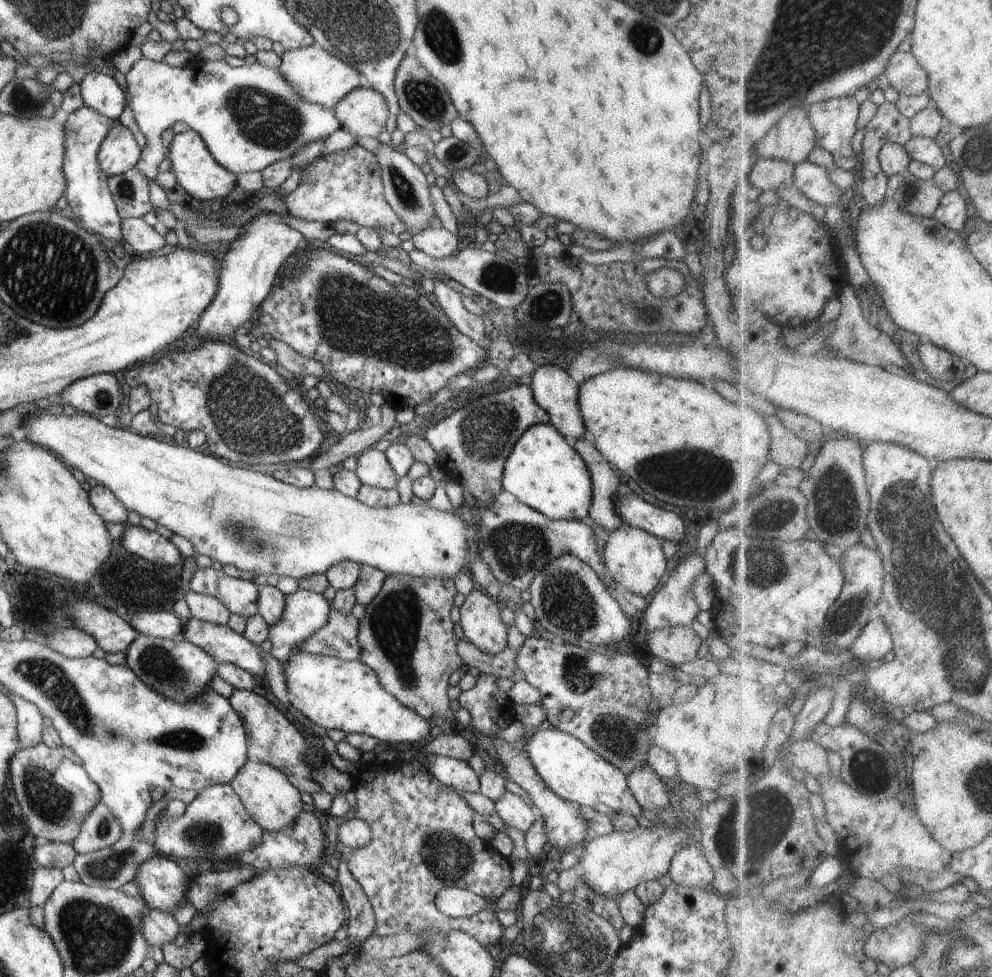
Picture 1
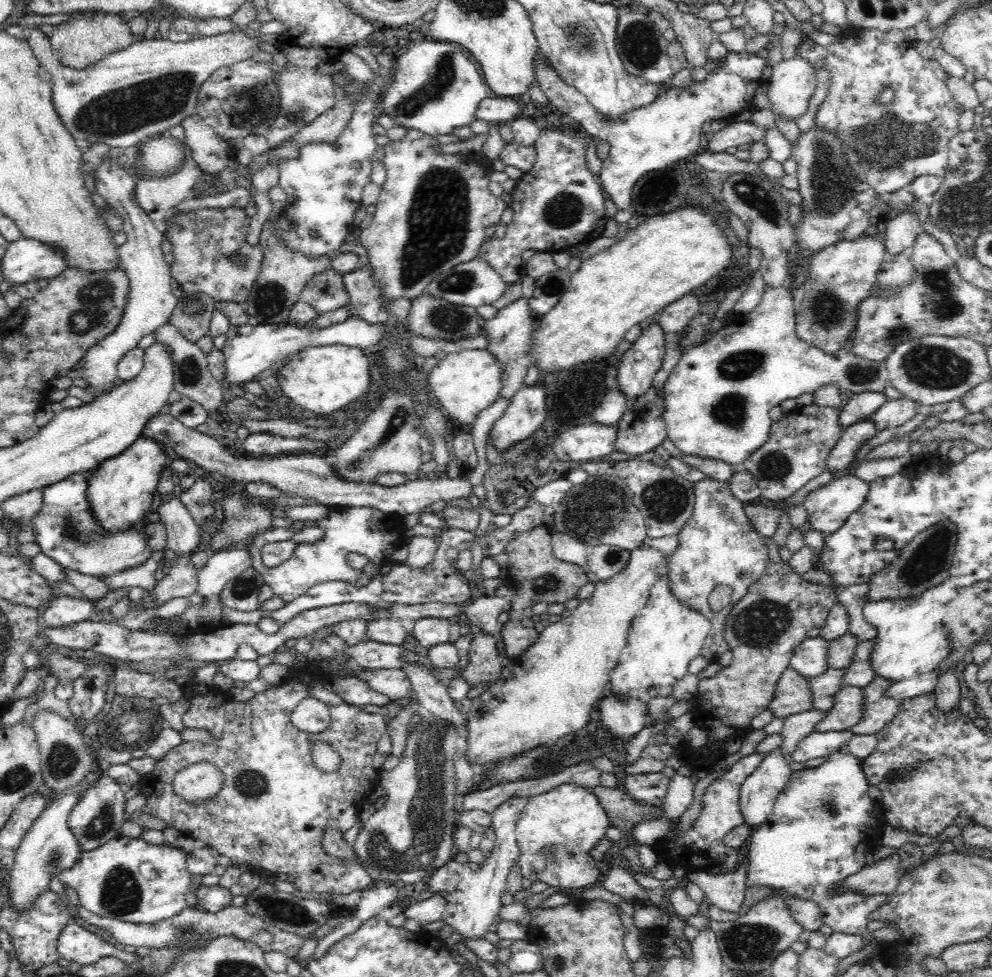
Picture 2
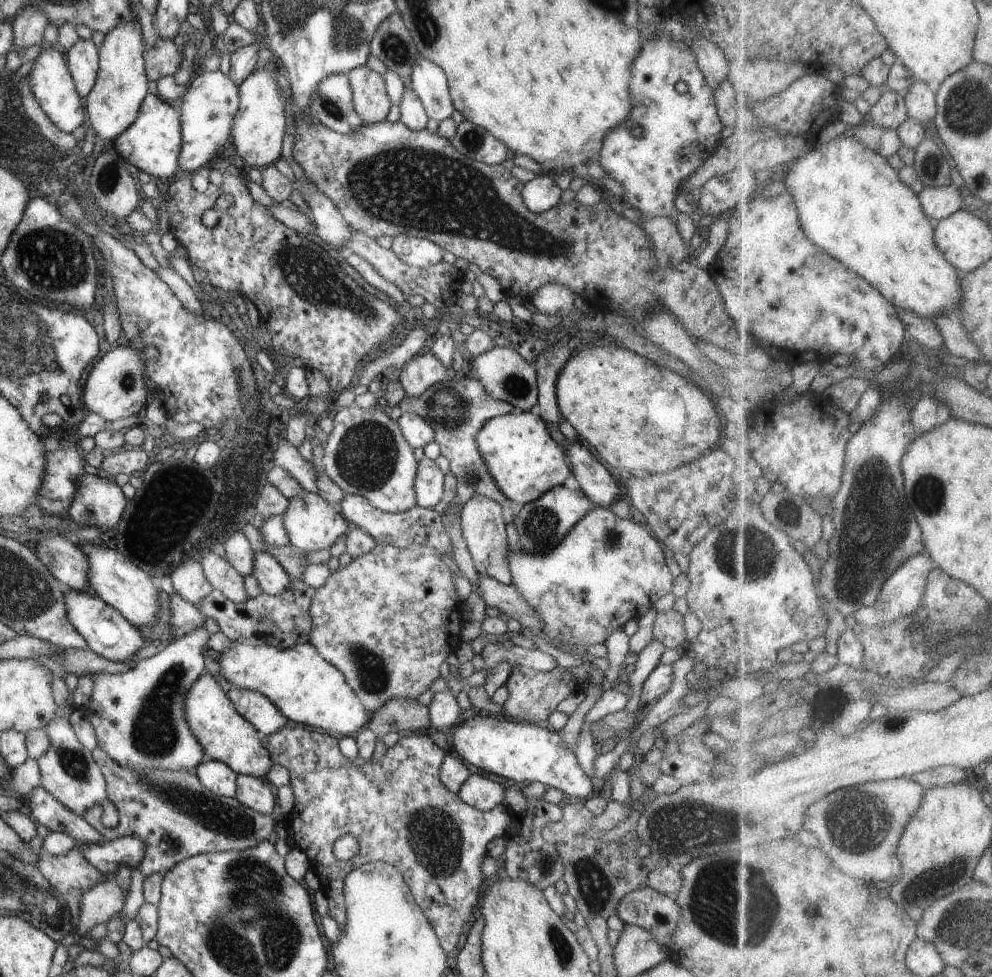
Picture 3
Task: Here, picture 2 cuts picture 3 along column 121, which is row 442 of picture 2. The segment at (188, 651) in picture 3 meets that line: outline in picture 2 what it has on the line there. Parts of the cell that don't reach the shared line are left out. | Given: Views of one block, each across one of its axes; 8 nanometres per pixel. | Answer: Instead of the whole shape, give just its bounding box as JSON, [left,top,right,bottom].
[663,286,889,467]

